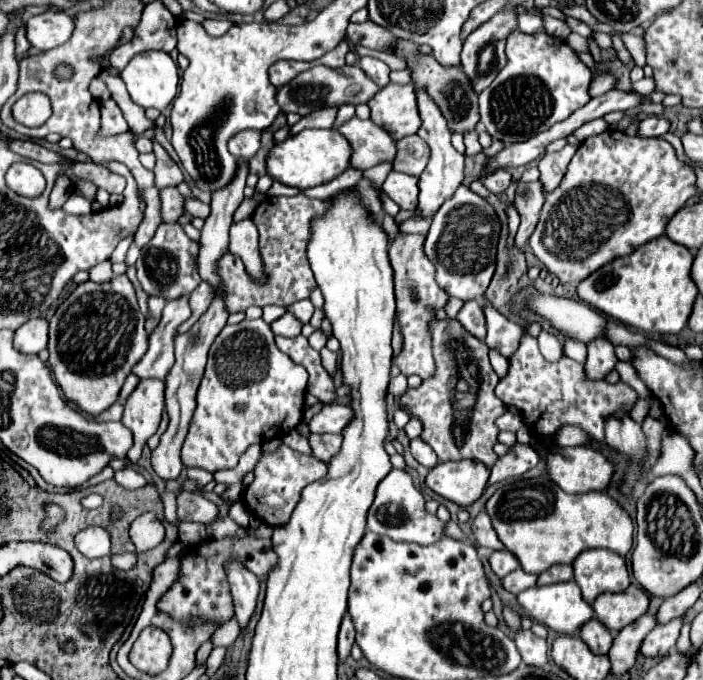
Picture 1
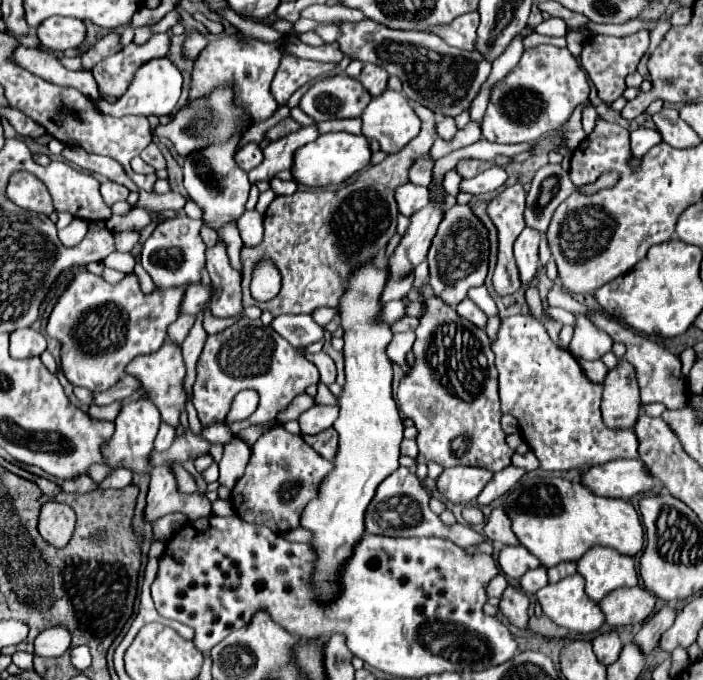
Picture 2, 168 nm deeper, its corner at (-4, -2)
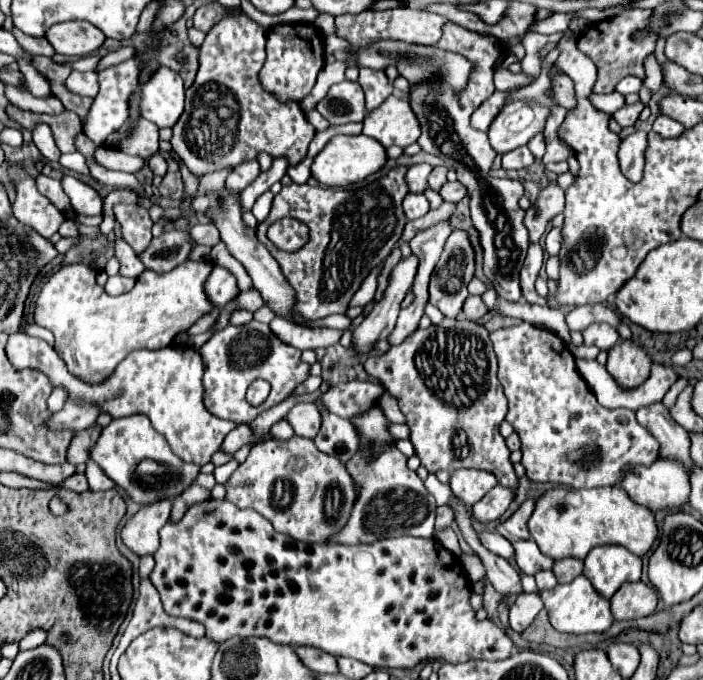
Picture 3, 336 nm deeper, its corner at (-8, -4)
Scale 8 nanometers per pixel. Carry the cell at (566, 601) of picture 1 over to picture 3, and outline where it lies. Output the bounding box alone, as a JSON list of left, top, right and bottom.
[541,576,615,634]

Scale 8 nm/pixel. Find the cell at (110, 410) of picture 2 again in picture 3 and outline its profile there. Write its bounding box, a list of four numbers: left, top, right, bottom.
[67,426,99,464]

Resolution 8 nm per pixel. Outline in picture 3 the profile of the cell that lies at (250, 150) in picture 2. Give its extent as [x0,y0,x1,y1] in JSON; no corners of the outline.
[225,160,259,194]

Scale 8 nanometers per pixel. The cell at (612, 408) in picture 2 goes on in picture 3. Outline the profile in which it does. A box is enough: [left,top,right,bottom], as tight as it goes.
[607,340,653,388]

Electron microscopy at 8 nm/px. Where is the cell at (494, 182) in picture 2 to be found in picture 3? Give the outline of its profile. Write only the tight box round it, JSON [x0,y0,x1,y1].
[439,182,467,202]

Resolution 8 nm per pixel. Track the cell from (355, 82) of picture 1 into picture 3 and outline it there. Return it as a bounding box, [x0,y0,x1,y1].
[317,82,365,124]

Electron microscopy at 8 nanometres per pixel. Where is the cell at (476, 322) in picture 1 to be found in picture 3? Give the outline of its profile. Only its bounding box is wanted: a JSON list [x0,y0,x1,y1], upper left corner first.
[463,296,487,320]

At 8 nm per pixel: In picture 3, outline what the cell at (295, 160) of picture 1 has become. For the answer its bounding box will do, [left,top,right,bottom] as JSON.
[311,134,387,188]

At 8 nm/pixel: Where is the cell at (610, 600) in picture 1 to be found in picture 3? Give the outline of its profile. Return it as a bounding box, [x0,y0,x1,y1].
[611,582,657,620]

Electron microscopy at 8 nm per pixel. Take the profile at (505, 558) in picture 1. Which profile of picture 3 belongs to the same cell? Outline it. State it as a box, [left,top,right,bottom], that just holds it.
[513,538,553,576]

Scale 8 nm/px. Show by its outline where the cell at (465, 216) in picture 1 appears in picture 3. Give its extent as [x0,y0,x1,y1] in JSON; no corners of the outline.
[429,230,475,318]

